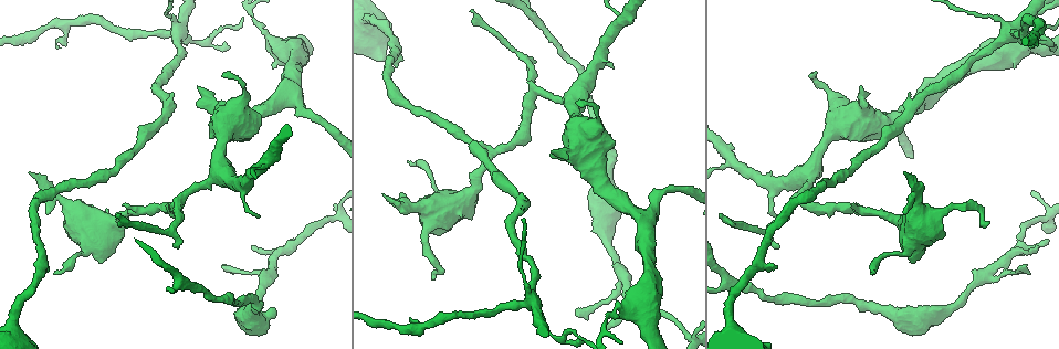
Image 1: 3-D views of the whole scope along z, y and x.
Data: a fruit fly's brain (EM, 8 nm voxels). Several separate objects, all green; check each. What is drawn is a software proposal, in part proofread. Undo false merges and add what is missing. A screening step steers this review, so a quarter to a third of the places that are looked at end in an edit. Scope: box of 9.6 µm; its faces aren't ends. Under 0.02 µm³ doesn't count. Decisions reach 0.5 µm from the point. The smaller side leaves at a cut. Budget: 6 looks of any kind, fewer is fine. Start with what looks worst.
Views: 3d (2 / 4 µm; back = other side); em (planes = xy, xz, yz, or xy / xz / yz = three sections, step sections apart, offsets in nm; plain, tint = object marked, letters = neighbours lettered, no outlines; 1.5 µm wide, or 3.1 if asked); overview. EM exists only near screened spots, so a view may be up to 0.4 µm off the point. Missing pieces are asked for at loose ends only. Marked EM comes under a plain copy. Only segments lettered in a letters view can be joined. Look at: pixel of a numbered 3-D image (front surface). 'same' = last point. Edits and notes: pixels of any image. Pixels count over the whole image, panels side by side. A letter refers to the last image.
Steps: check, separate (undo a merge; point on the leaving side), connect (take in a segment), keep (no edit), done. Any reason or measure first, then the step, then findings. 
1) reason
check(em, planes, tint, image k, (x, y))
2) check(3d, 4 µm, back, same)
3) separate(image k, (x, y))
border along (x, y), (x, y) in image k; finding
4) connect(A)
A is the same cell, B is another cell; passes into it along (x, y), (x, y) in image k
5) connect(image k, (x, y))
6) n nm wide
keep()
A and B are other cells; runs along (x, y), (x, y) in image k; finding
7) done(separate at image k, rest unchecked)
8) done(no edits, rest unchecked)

an open end
check(3d, 4 µm, image 1, (1029, 47))

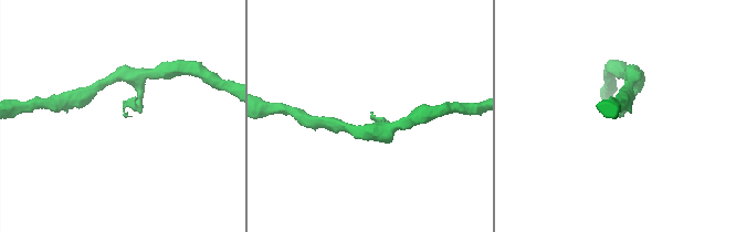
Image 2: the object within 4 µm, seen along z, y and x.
check(em, xz, step 4, tint, image 2, (371, 117))

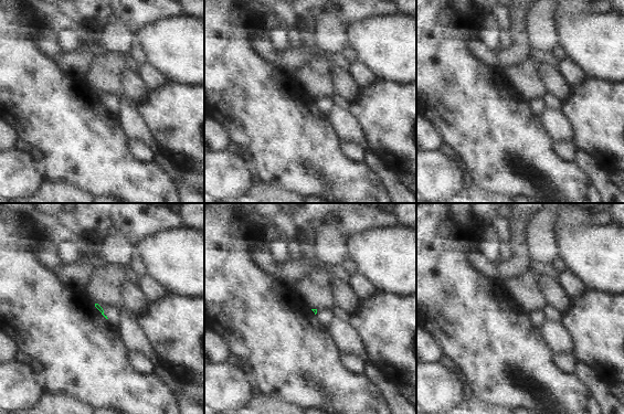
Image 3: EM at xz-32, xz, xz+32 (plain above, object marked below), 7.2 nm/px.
cut it another way
check(em, planes, letters, same)

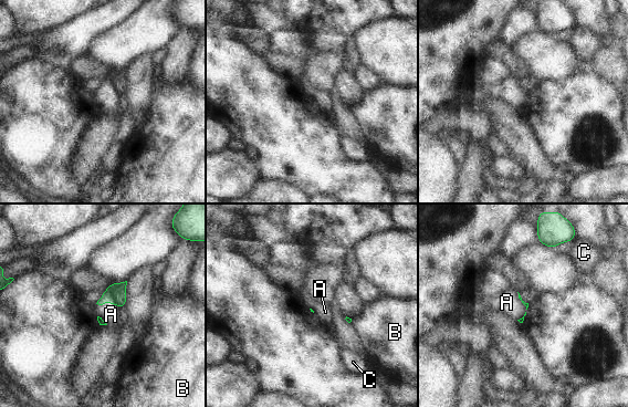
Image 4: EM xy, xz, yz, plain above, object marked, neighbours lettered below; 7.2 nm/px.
keep()
A, B and C are other cells; border along (96, 303), (112, 302), (119, 308) in image 4; none of them fits

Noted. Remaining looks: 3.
check(3d, 4 µm, image 1, (1039, 246))

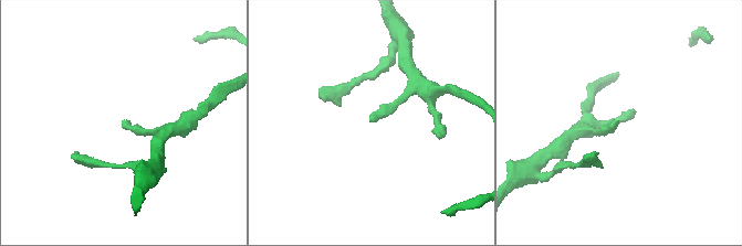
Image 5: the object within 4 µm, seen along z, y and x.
check(em, planes, letters, image 5, (124, 123))

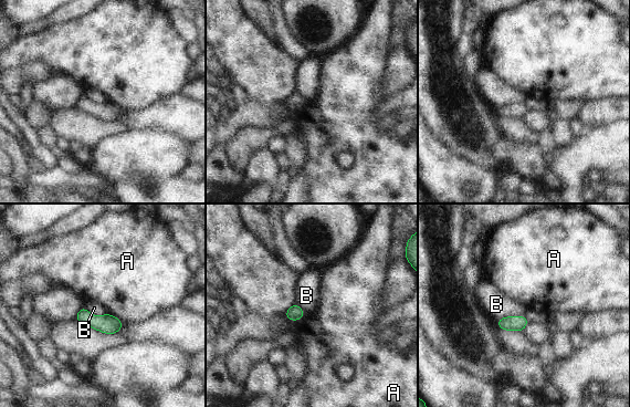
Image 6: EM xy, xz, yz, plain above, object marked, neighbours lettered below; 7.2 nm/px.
keep()
A and B are other cells; border along (523, 314), (500, 317), (497, 320) in image 6; none of them fits

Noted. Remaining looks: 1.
done(no edits, rest unchecked)

